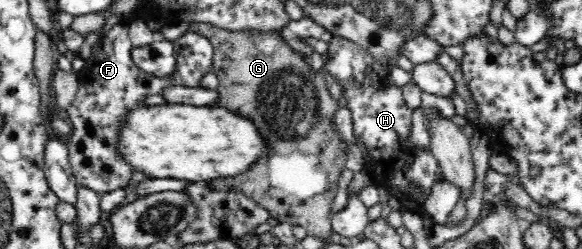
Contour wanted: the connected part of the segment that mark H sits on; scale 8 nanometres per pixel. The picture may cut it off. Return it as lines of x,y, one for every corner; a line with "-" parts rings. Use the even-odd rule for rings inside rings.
305,17
299,21
290,20
287,26
300,39
314,37
326,43
328,53
325,55
328,59
324,60
322,69
340,84
341,95
346,99
345,107
350,111
355,143
366,149
365,170
375,180
377,188
386,189
394,199
404,206
409,206
409,209
419,215
420,219
424,219
423,227
428,233
430,228
439,223
430,217
424,203
432,195
433,190
439,184
445,183
447,179
442,174
442,168
432,152
410,140
413,108
406,106
402,88
392,83
389,65
378,62
366,49
328,31
312,18
-
415,190
420,190
419,200
414,198
417,194

